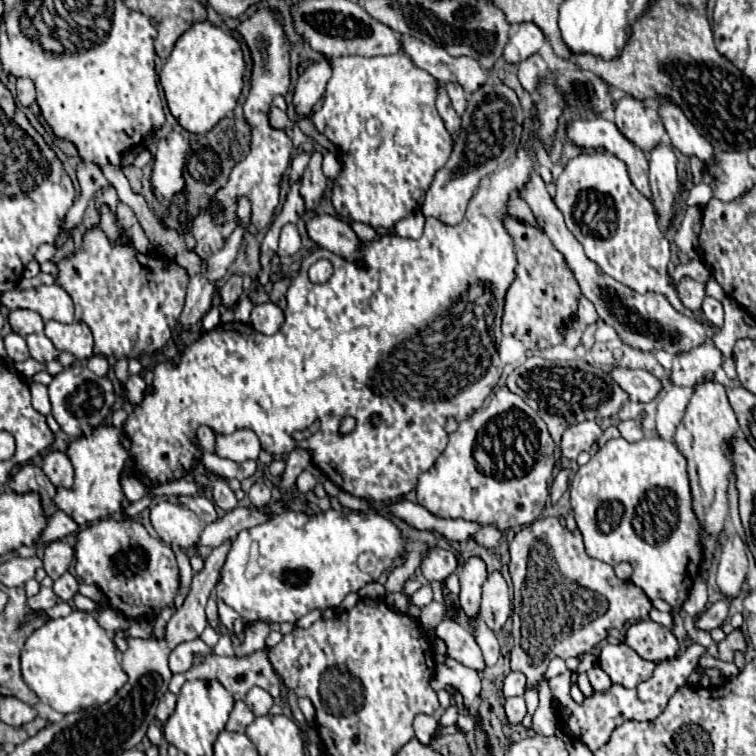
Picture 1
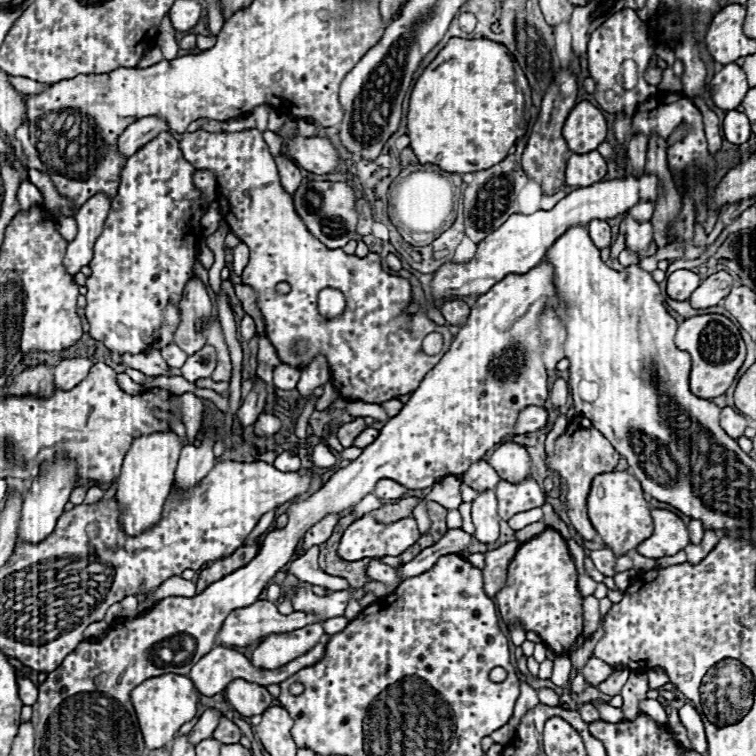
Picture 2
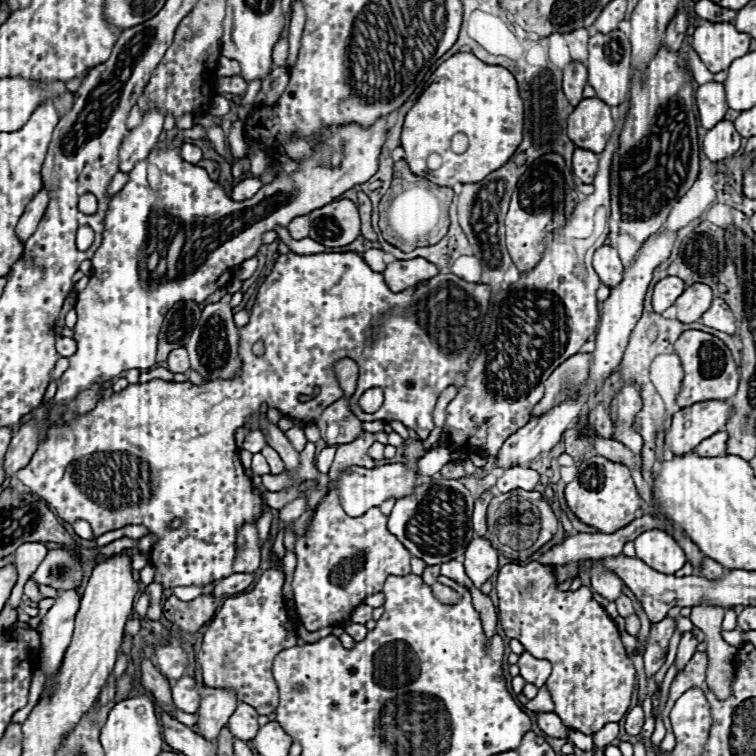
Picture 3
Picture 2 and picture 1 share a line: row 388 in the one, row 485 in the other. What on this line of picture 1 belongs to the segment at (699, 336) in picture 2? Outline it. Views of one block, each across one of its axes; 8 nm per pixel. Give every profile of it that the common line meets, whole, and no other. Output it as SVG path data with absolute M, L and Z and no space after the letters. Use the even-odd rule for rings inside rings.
M702 380L694 386L694 394L686 406L684 418L680 422L680 428L676 428L674 442L678 450L688 460L688 474L690 474L690 488L694 498L694 512L704 524L704 530L708 532L708 538L702 540L704 548L704 568L710 568L712 554L716 548L716 538L720 530L724 528L724 522L728 518L728 476L732 472L732 462L728 456L728 440L736 436L738 422L734 416L734 410L730 408L730 402L726 398L726 390L716 380Z

